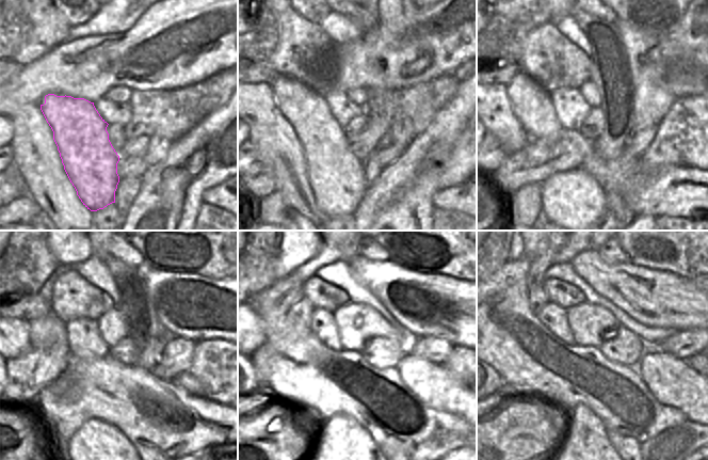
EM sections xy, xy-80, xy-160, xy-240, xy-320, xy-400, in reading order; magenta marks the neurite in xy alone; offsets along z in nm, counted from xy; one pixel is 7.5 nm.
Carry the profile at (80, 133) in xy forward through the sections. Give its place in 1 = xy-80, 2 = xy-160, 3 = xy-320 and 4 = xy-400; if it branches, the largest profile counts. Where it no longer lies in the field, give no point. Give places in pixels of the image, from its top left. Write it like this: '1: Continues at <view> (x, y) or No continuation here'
1: Continues at xy-80 (337, 177)
2: Continues at xy-160 (573, 200)
3: Continues at xy-320 (340, 447)
4: Continues at xy-400 (585, 447)

